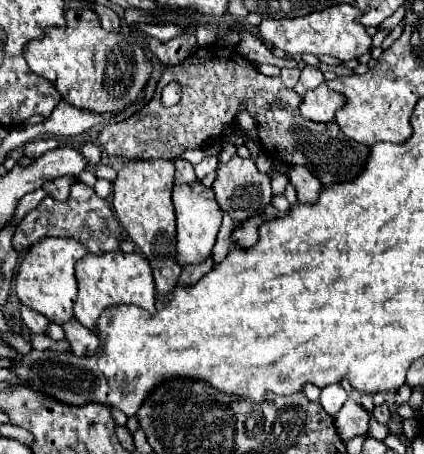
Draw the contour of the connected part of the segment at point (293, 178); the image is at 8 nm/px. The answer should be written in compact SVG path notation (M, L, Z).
M291 167L289 181L297 189L299 203L317 203L323 185L305 167Z

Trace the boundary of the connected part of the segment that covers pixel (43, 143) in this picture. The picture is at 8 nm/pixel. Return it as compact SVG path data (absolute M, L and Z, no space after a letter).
M35 139L35 141L29 141L25 145L25 155L29 159L39 159L43 153L47 153L51 149L57 149L57 141L55 139Z

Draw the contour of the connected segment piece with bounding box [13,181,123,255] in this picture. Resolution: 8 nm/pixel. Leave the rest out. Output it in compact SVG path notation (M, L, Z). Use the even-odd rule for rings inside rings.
M75 181L71 185L71 195L67 201L57 201L53 197L45 197L33 211L29 211L21 223L17 225L17 231L13 235L13 249L15 251L25 251L31 245L39 243L45 237L71 237L77 239L79 243L83 243L83 247L87 249L87 253L93 255L103 255L103 253L111 253L111 251L119 251L119 243L121 243L121 229L119 229L119 221L113 215L113 209L109 207L109 203L101 197L95 195L93 187ZM103 231L109 231L109 239L101 241Z

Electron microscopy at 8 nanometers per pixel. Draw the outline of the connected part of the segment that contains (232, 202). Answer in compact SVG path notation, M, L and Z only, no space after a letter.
M233 155L227 163L219 163L213 191L215 191L215 199L219 201L221 209L227 211L235 223L245 221L251 215L261 215L267 211L267 207L271 207L271 179L269 179L269 175L259 173L253 159L243 159L239 155Z

